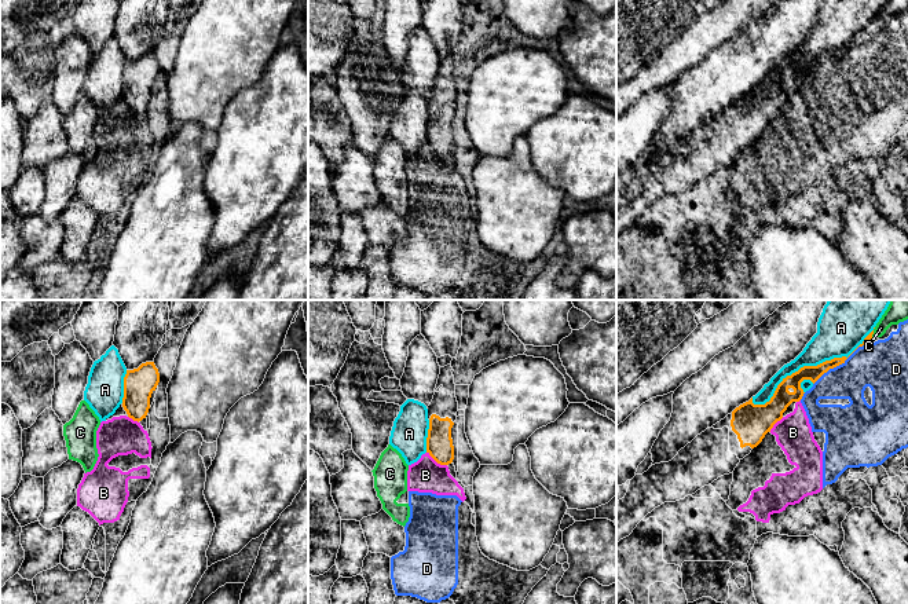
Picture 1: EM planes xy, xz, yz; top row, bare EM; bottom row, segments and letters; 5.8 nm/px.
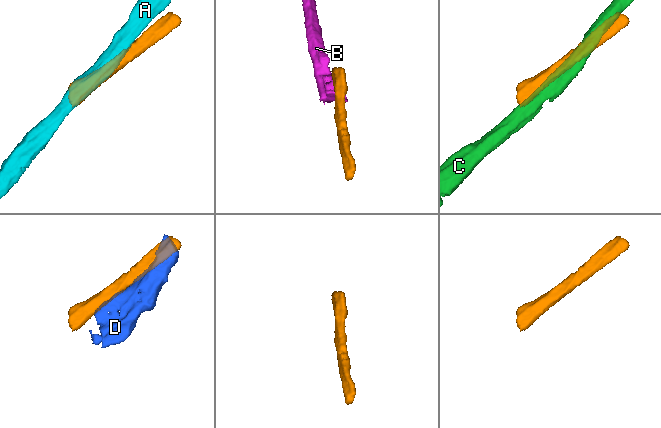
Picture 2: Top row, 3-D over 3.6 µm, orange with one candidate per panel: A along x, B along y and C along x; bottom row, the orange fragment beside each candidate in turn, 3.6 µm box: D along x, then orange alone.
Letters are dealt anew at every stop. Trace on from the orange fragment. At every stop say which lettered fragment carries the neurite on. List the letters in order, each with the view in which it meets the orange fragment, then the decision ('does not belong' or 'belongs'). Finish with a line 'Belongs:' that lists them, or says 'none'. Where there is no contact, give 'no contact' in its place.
A: meets orange in yz; does not belong
B: meets orange in xz; does not belong
C: meets orange in yz; does not belong
D: meets orange in yz; does not belong
Belongs: none

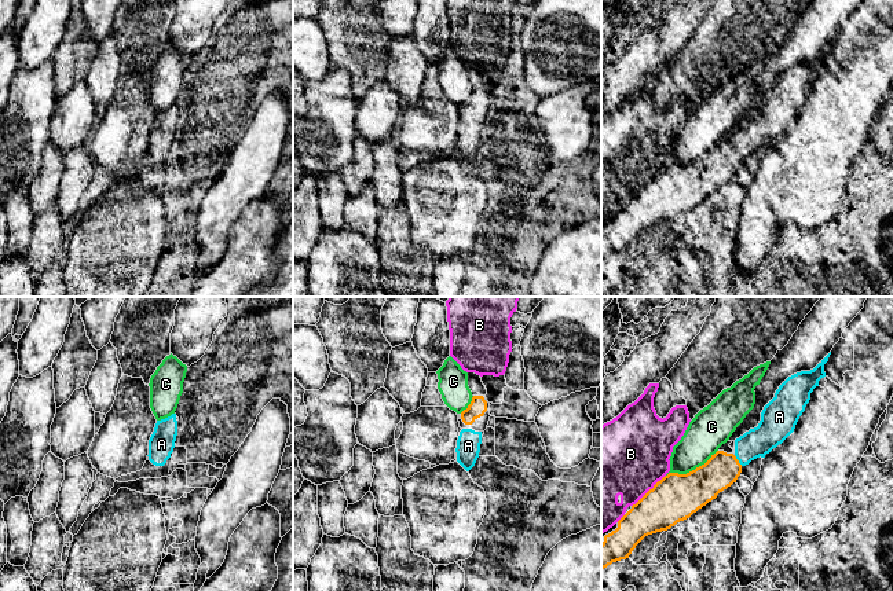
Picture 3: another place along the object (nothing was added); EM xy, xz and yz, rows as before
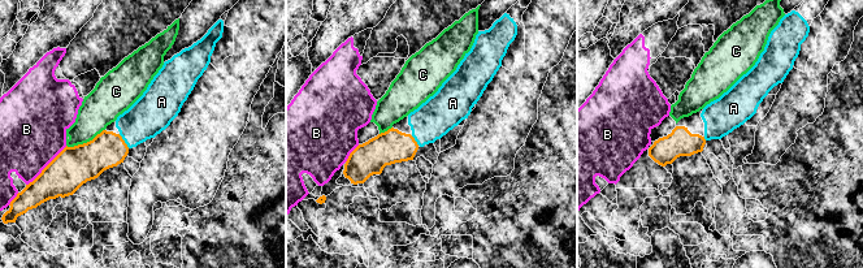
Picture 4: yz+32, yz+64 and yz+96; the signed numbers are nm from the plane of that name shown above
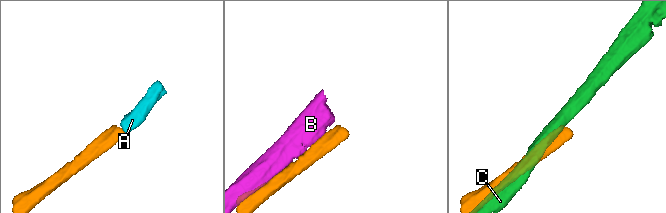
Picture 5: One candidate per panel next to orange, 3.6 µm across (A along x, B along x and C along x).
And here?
A: meets orange in yz; belongs
B: meets orange in yz; does not belong
C: meets orange in yz; does not belong
Belongs: A

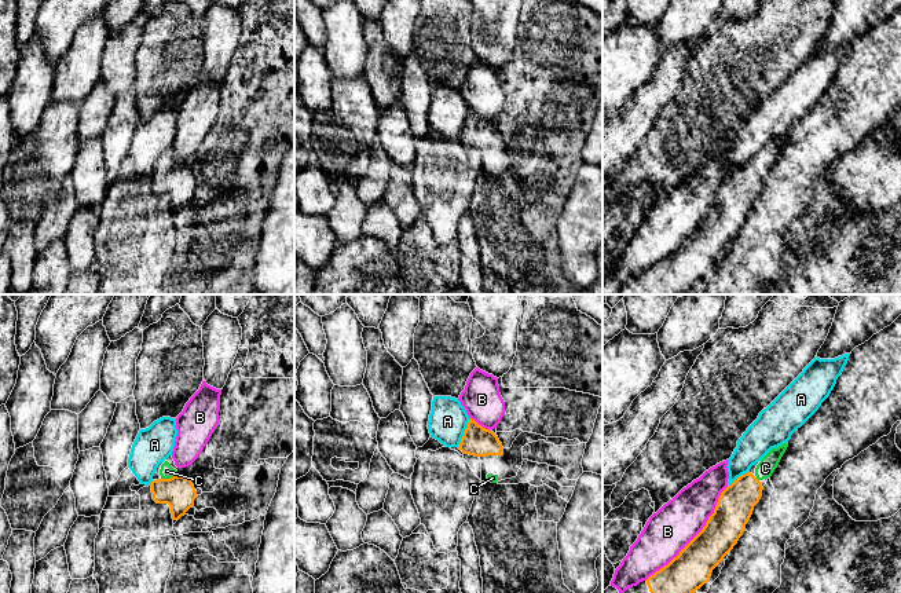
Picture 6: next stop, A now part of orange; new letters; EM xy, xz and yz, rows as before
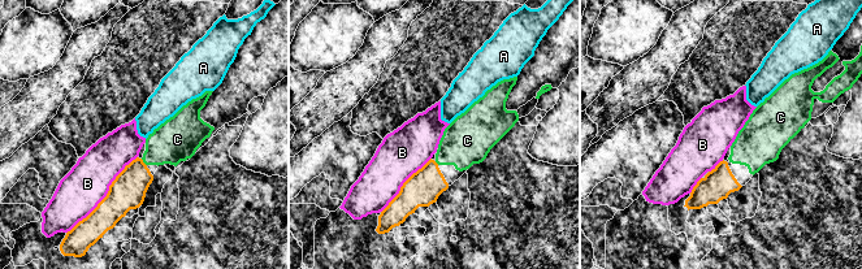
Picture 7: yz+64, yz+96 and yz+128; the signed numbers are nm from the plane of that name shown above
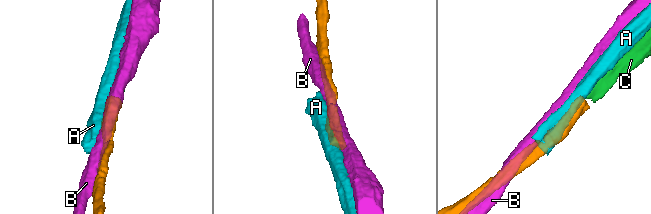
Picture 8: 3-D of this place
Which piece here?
A: meets orange in xz; does not belong
B: meets orange in yz; does not belong
C: meets orange in xy; belongs
Belongs: C

